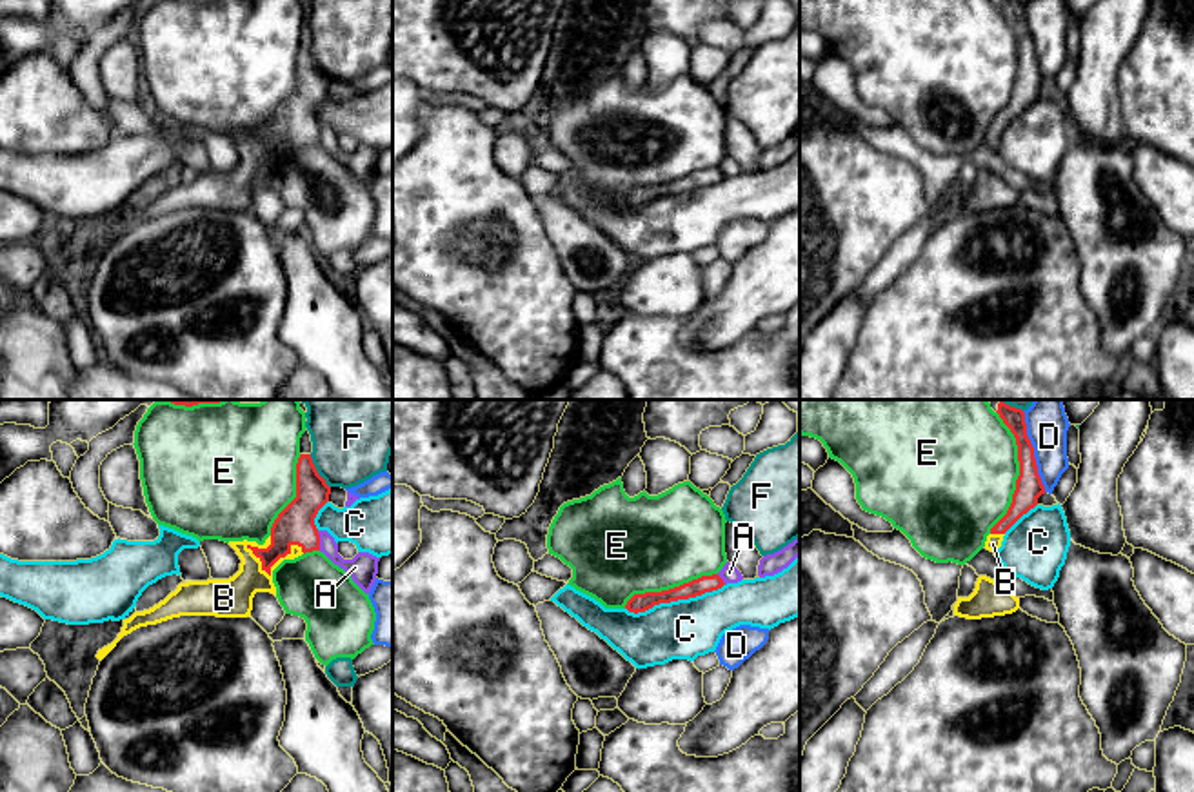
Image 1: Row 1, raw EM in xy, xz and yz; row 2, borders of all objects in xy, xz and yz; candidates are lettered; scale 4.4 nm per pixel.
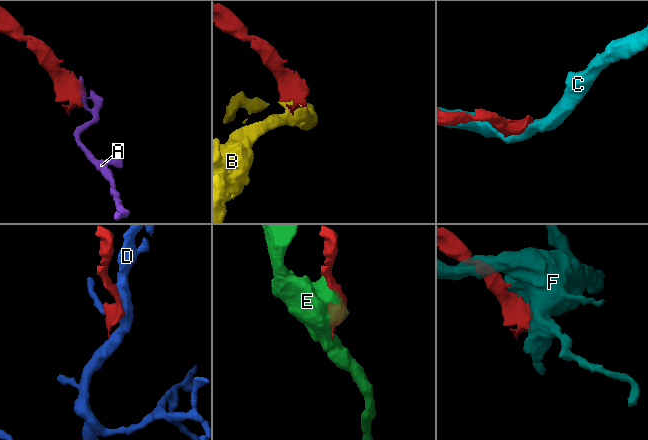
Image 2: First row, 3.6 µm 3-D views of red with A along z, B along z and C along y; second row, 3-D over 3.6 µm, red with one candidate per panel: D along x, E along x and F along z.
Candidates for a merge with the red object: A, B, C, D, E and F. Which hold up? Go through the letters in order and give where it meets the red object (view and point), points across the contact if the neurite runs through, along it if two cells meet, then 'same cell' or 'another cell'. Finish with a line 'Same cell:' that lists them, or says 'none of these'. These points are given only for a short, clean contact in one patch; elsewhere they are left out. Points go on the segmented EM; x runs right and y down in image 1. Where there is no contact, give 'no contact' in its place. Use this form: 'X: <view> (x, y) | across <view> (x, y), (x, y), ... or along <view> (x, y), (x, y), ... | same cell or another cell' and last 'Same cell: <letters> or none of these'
A: xy (318, 540) | along xy (317, 531), (320, 549) | another cell
B: xy (273, 564) | across xy (295, 525), (273, 553), (273, 564), (229, 598) | same cell
C: xz (675, 600) | another cell
D: yz (1033, 451) | another cell
E: yz (1020, 473) | another cell
F: xy (317, 471) | another cell
Same cell: B

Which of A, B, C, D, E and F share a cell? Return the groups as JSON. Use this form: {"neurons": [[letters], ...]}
{"neurons": [["A"], ["B"], ["C"], ["D"], ["E"], ["F"]]}

